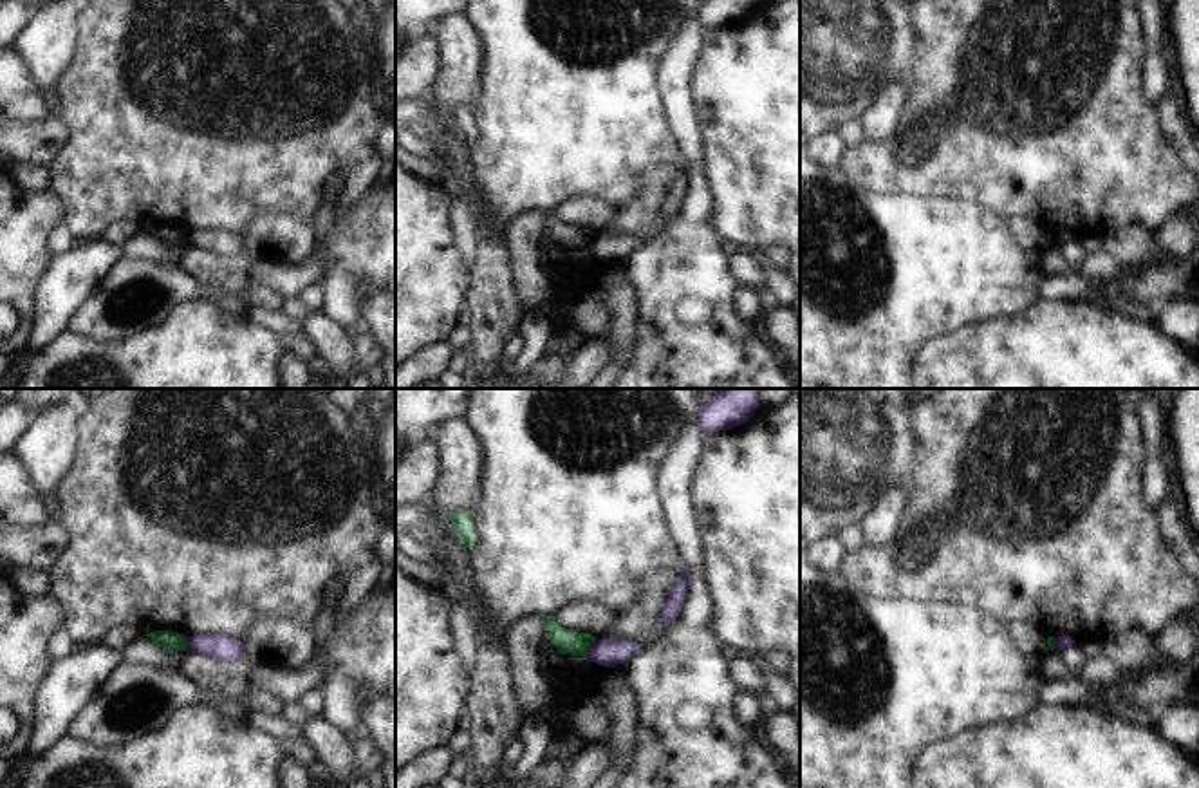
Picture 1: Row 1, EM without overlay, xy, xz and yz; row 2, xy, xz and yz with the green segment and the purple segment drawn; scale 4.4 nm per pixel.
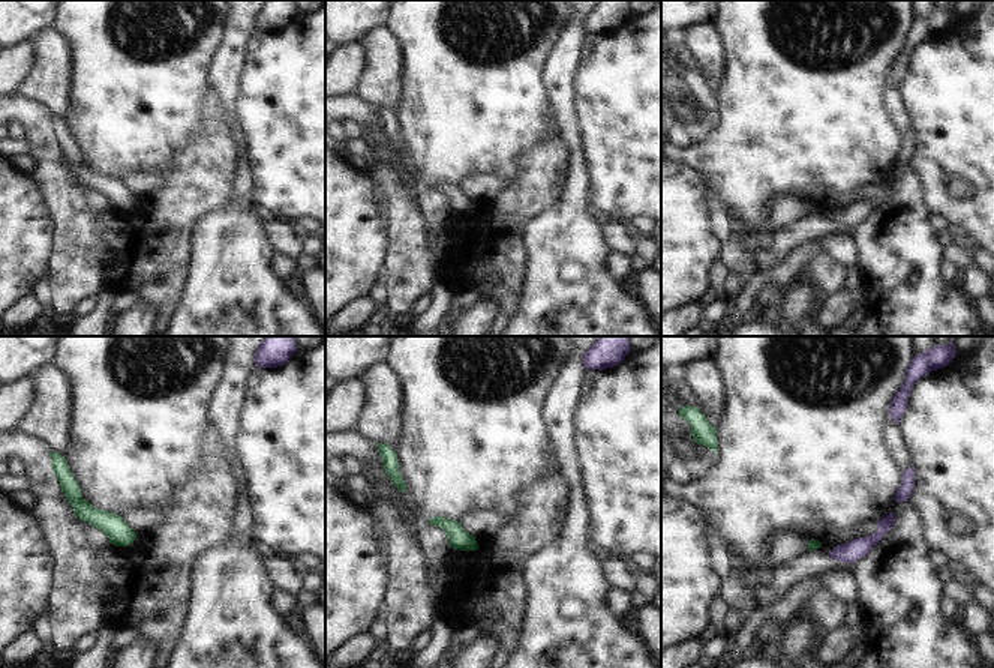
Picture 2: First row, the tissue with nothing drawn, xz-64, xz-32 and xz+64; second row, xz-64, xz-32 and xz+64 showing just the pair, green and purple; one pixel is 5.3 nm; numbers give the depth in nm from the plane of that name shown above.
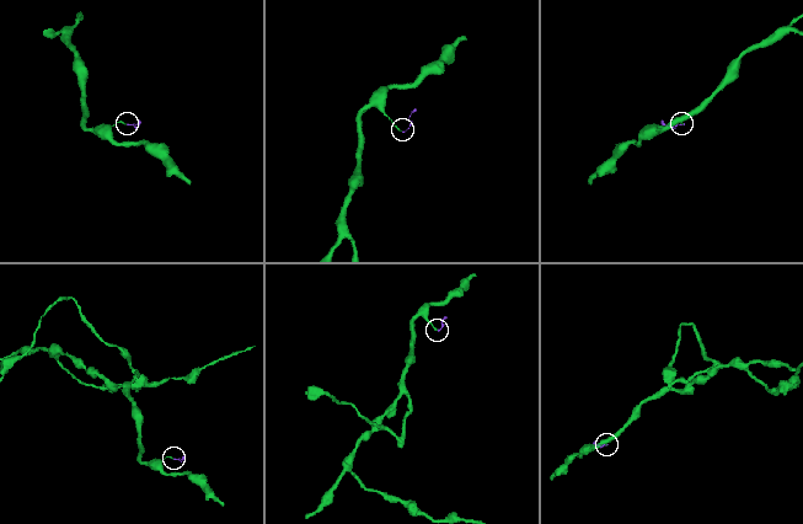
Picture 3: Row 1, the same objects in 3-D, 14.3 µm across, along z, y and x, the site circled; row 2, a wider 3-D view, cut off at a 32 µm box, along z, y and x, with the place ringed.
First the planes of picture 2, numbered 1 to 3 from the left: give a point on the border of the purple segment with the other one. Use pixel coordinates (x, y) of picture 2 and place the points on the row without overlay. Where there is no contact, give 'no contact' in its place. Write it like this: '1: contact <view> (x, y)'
1: no contact
2: no contact
3: no contact

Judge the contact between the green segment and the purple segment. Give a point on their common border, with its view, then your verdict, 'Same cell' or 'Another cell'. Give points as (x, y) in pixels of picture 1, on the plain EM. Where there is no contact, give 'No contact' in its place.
Touches green at xy (186, 239). Another cell

